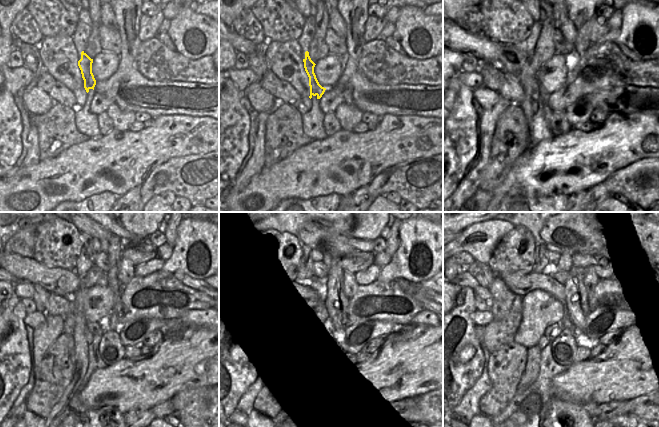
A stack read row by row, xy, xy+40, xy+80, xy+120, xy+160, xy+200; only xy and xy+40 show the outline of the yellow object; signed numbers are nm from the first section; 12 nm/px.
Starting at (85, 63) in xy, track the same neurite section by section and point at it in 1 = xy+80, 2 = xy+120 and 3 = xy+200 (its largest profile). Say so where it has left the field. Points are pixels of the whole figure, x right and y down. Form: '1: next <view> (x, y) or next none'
1: next xy+80 (538, 93)
2: next xy+120 (94, 327)
3: next xy+200 (544, 340)

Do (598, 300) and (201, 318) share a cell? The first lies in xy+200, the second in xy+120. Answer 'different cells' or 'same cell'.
different cells

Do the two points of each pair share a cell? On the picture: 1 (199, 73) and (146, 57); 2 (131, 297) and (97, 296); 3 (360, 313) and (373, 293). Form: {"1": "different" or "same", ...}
{"1": "same", "2": "different", "3": "same"}

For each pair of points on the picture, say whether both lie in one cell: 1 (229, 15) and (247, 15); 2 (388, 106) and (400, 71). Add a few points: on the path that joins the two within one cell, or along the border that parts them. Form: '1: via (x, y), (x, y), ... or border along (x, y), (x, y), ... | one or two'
1: border along (243, 10), (233, 21), (232, 28) | two
2: border along (372, 81), (378, 84), (406, 83), (419, 85) | two

